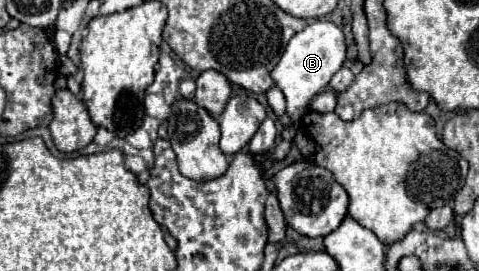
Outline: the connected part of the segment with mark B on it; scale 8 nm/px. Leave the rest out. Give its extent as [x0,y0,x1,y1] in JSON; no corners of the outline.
[271,19,347,121]

